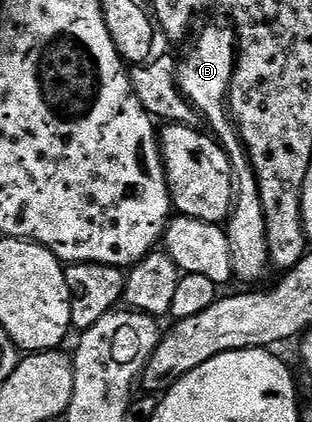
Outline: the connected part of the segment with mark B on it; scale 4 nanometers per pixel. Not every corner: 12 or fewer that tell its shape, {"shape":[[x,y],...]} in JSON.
{"shape":[[209,24],[177,85],[233,167],[224,225],[233,275],[270,271],[257,176],[227,101],[234,29]]}

